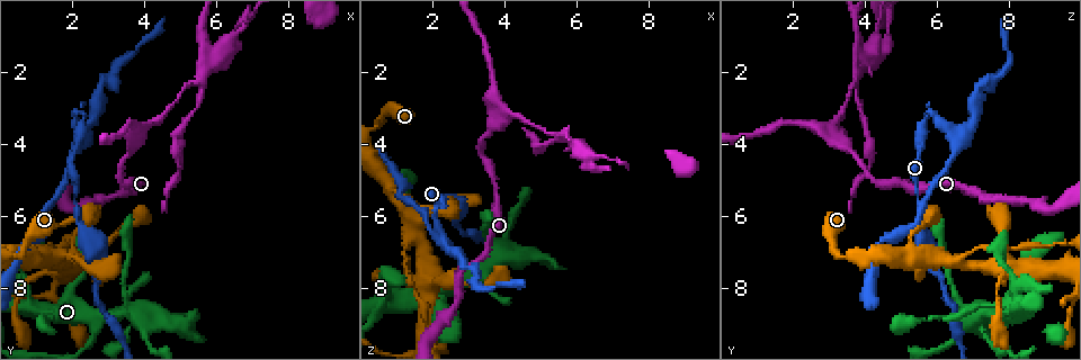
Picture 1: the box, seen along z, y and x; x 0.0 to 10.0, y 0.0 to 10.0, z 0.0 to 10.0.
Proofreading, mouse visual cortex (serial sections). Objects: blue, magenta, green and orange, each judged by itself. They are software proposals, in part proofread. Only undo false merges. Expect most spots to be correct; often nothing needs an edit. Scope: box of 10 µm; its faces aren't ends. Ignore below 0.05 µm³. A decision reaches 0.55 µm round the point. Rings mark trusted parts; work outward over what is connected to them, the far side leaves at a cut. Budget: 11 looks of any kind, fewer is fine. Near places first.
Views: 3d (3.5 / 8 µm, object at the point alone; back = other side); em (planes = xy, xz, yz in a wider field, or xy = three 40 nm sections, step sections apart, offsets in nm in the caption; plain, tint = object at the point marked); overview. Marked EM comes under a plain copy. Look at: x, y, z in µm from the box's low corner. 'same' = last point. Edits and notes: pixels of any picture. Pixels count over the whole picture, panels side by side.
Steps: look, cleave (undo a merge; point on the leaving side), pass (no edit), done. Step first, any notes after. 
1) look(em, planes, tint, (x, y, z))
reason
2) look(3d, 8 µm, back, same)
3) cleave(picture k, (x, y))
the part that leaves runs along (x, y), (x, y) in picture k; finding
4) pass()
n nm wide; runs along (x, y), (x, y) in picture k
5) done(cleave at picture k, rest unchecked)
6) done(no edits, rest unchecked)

look(3d, 8 µm, (2.25, 3.15, 5.75))
a narrow waist

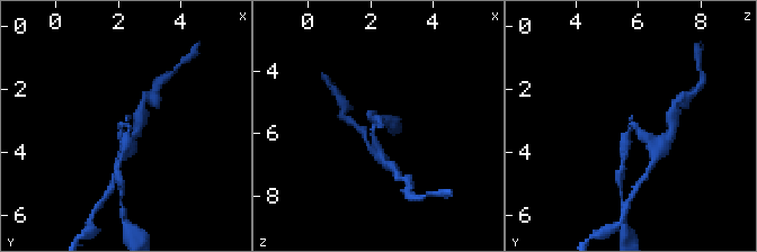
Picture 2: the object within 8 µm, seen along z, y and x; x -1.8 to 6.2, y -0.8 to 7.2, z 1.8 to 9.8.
look(em, planes, tint, same)
need the tissue

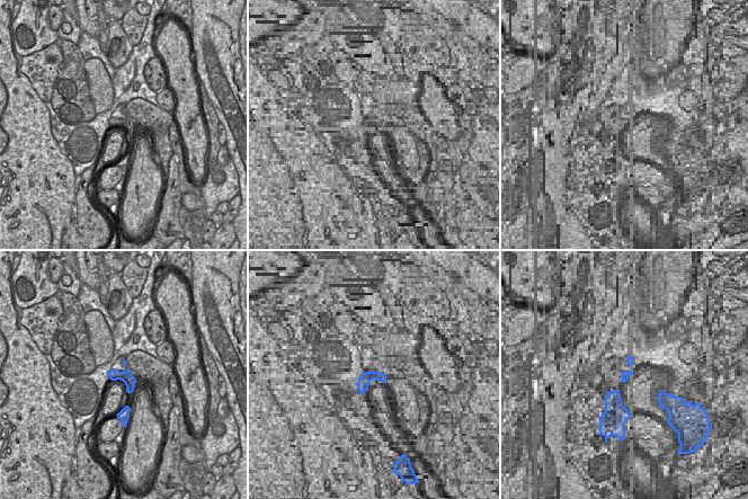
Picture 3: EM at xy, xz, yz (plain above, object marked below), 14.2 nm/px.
cleave(picture 2, (644, 138))
the part that leaves runs along (629, 129), (634, 124), (658, 151) in picture 2; a second cell is stuck on

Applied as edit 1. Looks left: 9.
look(overview)
see it whole again

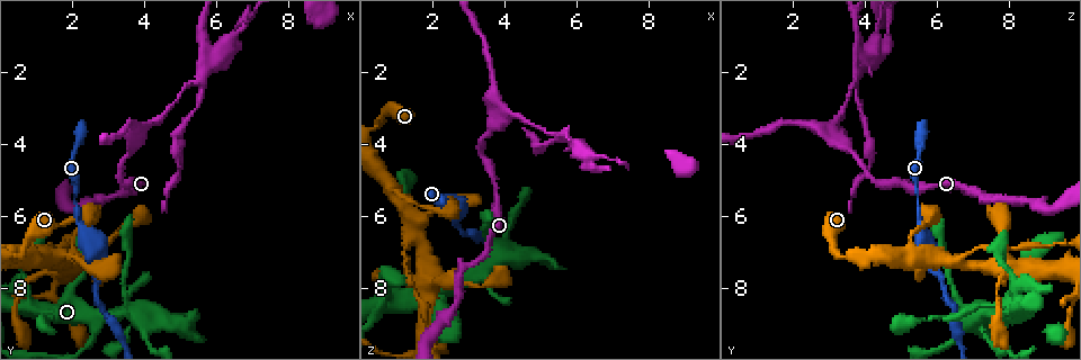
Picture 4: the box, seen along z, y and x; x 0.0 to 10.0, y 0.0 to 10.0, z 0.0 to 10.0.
look(3d, 8 µm, (3.65, 3.50, 2.40))
sudden change in width

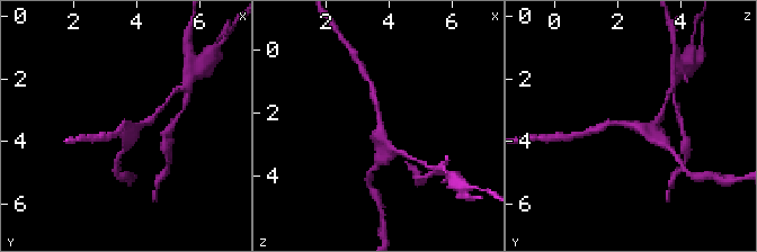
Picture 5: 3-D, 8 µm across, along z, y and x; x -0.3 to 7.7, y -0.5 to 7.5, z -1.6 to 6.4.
look(em, xy, step 1, tint, same)

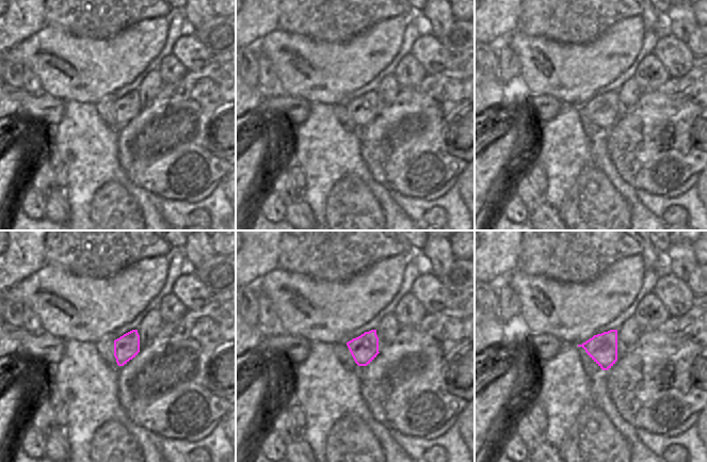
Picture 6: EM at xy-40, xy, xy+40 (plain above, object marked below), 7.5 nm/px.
pass()
one cell here

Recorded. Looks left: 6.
look(3d, 3.5 µm, (2.20, 5.65, 5.45))
narrows sharply

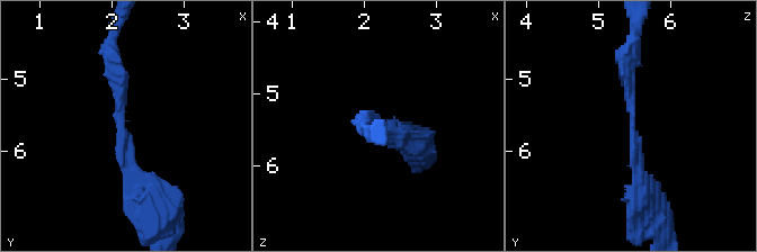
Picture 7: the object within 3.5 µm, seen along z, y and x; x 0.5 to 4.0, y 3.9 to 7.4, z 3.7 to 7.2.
look(em, xy, step 5, tint, (2.15, 5.70, 5.45))
arms of 200, 200 nm; shape alone is not enough

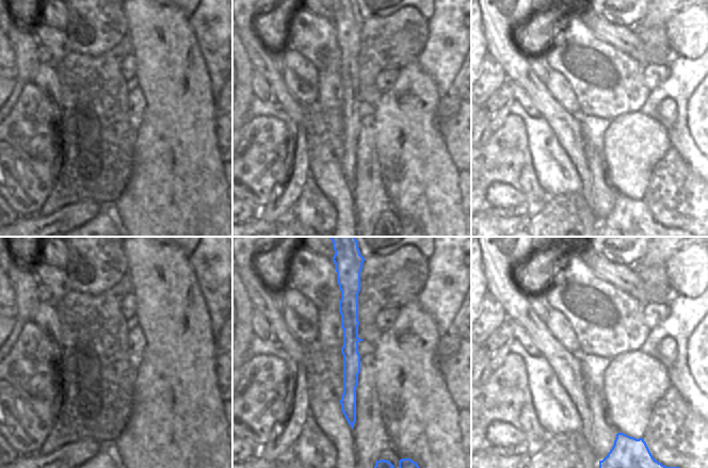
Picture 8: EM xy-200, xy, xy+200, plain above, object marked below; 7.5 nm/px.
look(em, planes, tint, same)

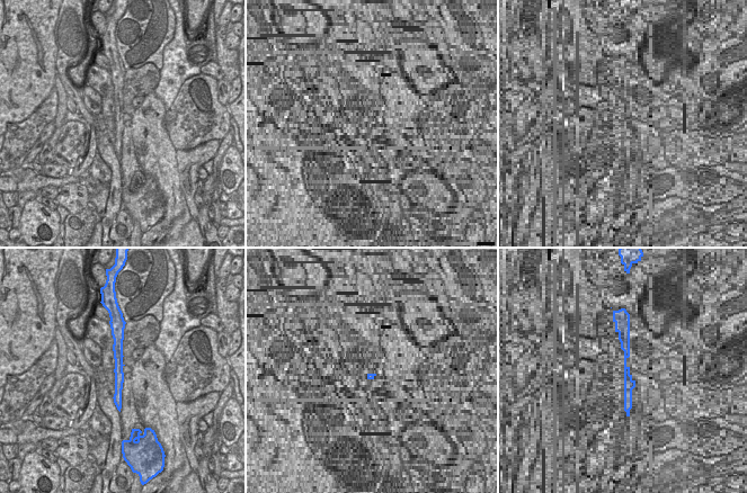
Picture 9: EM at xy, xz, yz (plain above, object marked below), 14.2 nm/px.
pass()
runs along (110, 55), (121, 156), (149, 194) in picture 7; all the same cell

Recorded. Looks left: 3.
look(3d, 3.5 µm, (1.25, 6.95, 7.15))
thick turns thin

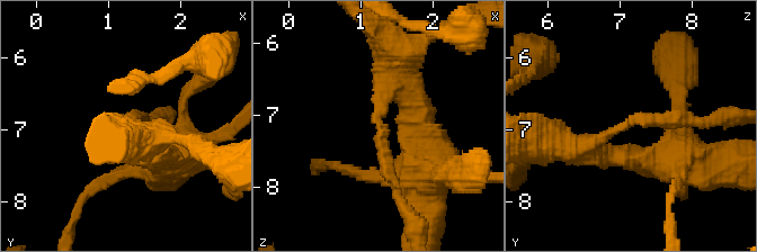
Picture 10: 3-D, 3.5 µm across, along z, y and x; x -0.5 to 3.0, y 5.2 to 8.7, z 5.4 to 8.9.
look(em, xy, step 3, tint, (1.20, 6.90, 7.05))
arms of 200, 400 nm

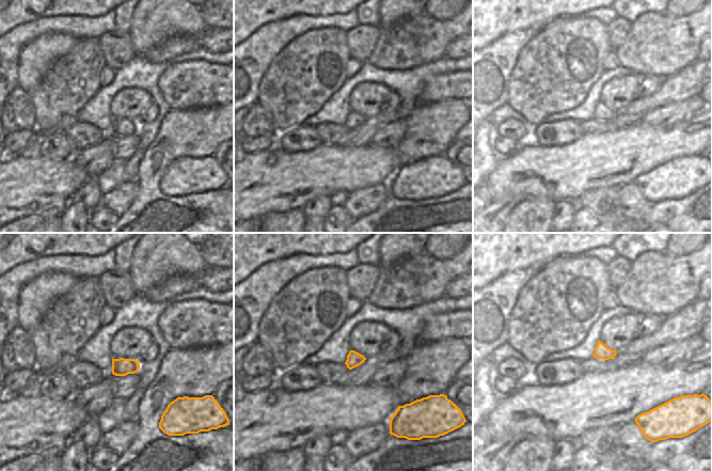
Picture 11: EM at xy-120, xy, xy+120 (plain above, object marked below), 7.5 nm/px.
pass()
120 nm wide; runs along (563, 145), (584, 149), (630, 122), (693, 122) in picture 10; continuous, no second cell

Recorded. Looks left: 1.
done(cleave at picture 2, rest unchecked)

